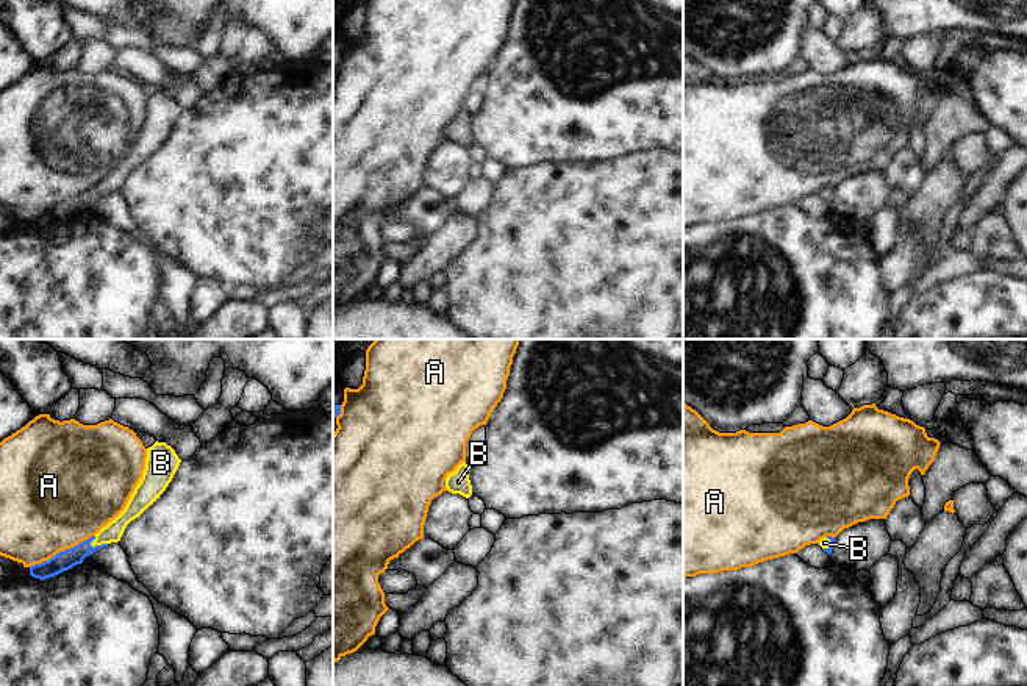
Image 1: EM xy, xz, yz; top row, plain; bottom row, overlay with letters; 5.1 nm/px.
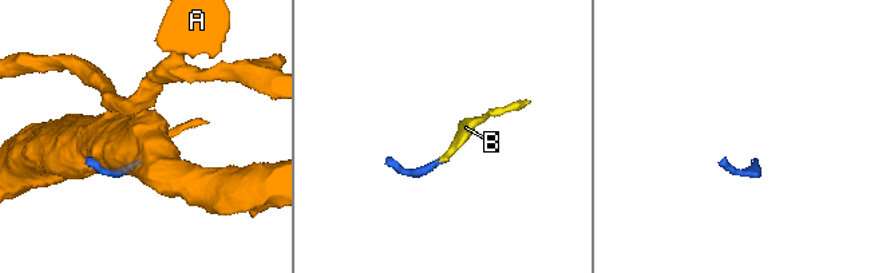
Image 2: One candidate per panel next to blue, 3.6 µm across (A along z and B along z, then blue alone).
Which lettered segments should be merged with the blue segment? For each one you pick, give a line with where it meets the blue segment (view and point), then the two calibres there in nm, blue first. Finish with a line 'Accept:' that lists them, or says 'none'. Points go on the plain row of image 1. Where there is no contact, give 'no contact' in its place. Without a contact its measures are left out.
B: meets blue in xy at (99, 196); 100 nm thick on the blue side, 100 nm on the other
Accept: B

